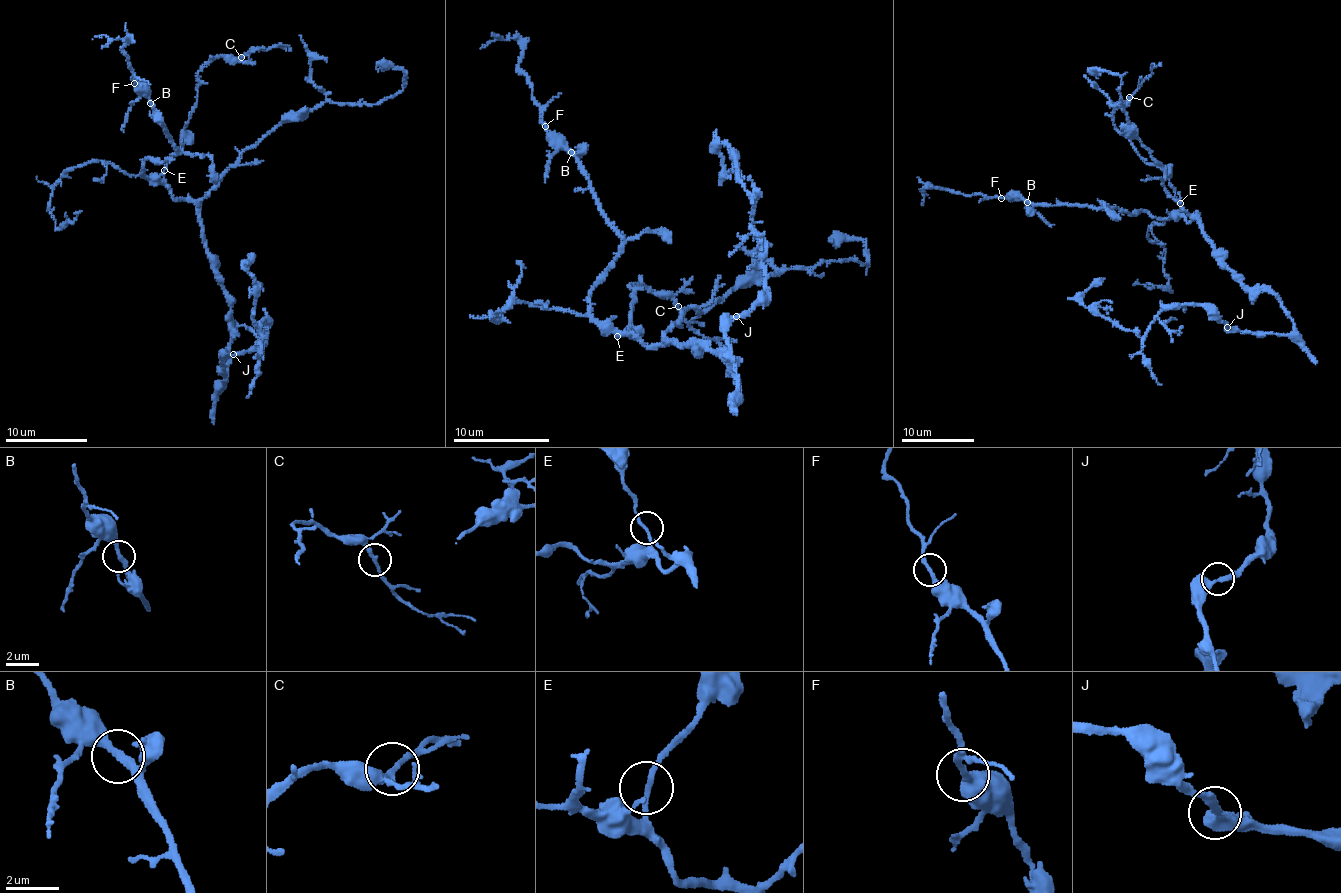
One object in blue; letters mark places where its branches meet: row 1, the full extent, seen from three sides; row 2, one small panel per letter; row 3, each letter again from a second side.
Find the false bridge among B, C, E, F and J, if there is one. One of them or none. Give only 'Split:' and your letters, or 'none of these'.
Split: none of these

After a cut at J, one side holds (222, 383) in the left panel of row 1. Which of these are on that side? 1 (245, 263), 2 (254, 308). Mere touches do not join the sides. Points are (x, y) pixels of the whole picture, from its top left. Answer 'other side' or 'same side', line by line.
1: other side
2: other side

